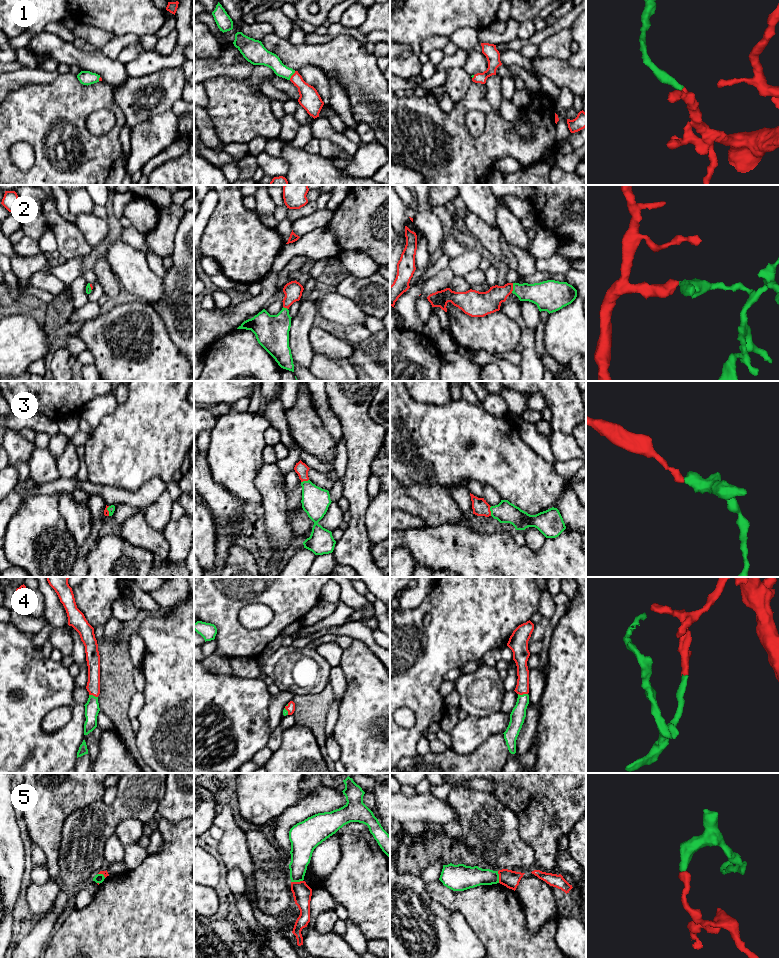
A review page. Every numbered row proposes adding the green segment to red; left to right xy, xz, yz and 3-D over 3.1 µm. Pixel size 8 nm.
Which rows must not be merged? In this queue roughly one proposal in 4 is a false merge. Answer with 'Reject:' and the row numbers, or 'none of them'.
Reject: 5

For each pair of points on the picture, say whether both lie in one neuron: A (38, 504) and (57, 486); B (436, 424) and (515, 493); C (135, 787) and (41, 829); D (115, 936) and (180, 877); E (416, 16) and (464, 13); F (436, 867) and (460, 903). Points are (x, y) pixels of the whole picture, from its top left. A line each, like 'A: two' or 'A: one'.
A: two
B: one
C: two
D: one
E: one
F: two

